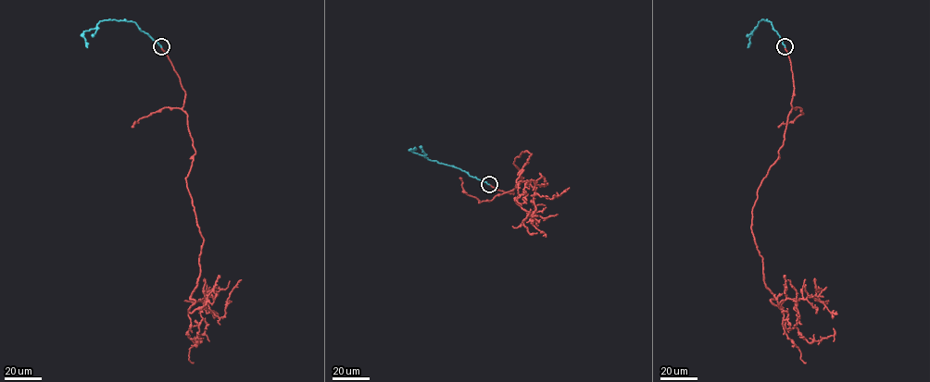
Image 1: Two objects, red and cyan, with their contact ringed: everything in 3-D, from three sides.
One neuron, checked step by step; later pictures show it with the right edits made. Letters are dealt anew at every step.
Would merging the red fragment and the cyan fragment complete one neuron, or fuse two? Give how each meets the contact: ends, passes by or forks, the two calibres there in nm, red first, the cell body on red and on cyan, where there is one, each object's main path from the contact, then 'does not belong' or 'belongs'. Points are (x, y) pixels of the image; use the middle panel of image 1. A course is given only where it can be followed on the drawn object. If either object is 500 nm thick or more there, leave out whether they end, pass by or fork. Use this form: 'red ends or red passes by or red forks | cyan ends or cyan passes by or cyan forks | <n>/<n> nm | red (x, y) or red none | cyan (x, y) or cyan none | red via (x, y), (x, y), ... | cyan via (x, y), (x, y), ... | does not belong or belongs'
red ends | cyan ends | 220/220 nm | red none | cyan none | red via (489, 184), (512, 193), (527, 151), (517, 183), (551, 199), (569, 188) | cyan via (489, 184), (451, 166), (413, 153), (411, 150), (415, 147) | belongs

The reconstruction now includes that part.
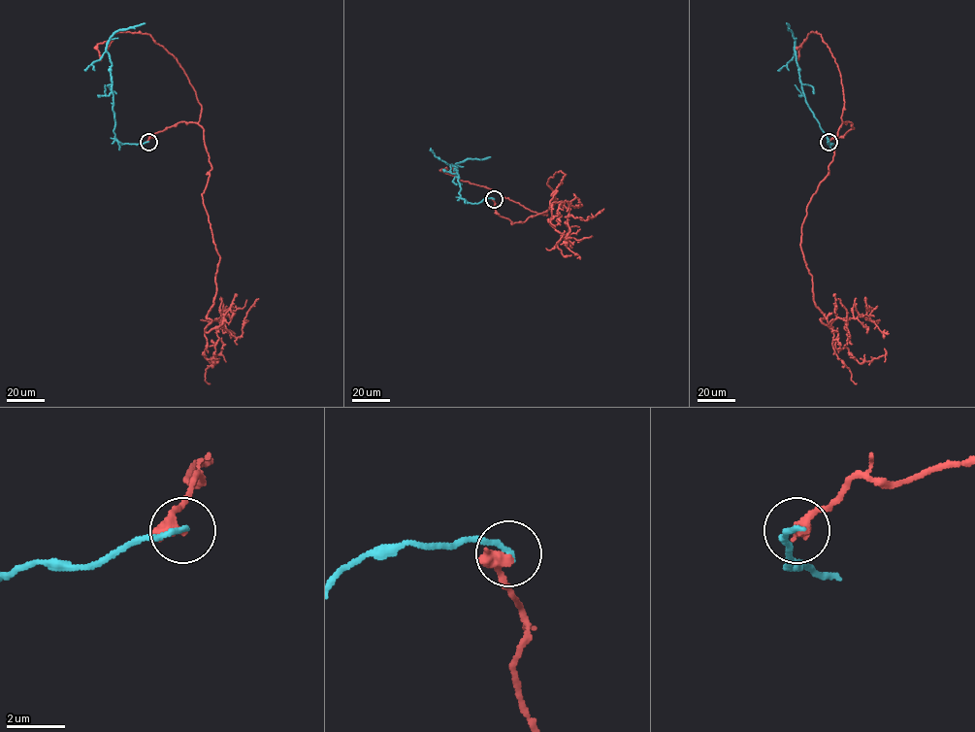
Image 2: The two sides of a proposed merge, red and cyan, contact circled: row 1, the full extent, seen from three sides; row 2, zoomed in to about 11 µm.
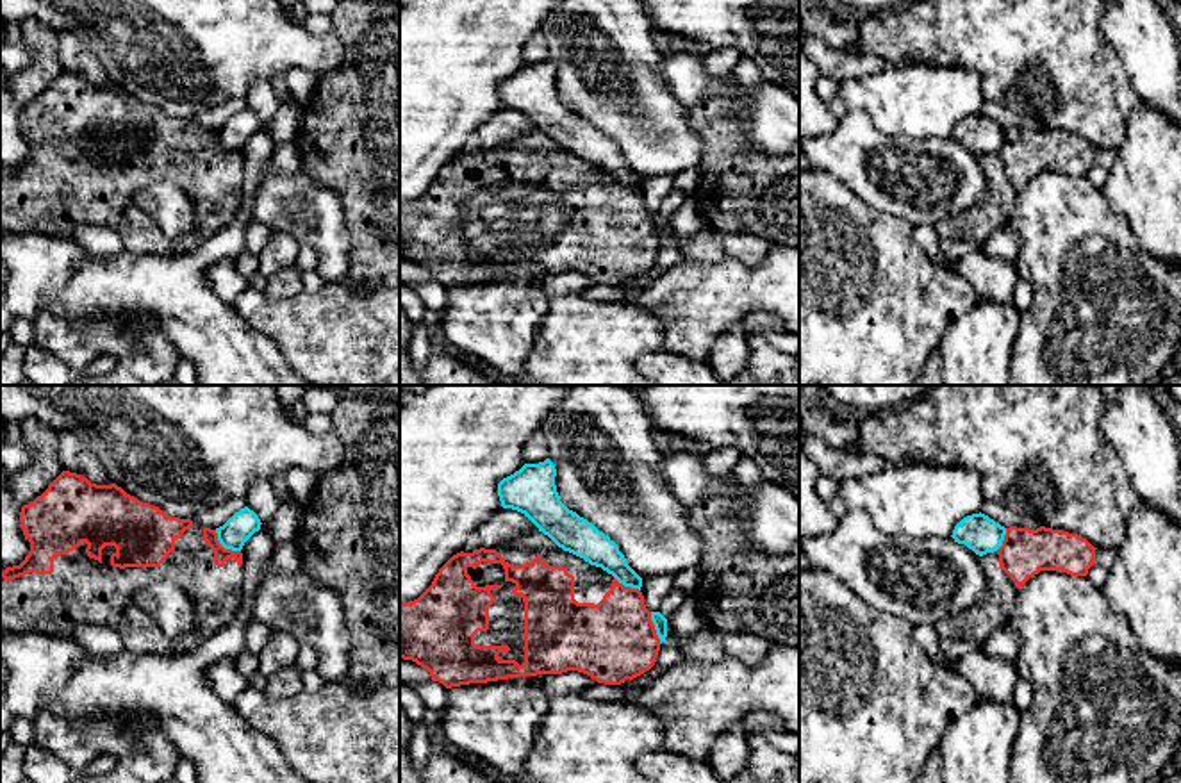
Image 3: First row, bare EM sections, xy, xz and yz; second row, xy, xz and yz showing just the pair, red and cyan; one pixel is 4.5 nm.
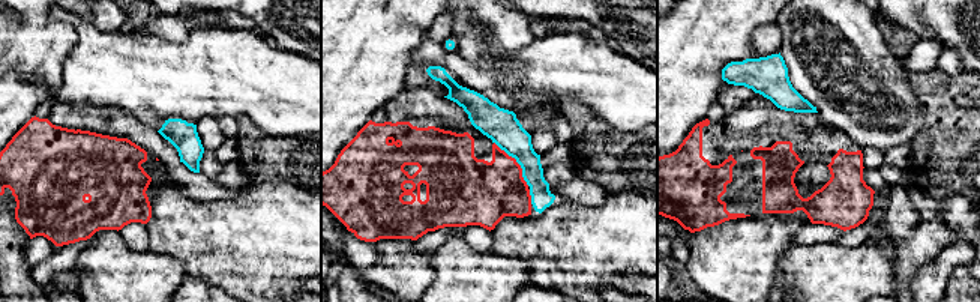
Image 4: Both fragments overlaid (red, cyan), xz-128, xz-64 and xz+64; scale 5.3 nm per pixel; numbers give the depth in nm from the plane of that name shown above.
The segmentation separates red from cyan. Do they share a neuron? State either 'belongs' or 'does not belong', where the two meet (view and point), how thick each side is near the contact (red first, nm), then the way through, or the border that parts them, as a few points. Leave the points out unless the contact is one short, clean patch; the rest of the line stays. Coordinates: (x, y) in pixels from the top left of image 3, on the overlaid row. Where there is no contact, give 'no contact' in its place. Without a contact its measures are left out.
does not belong; contact xy (222, 546); calibres 70 and 130 nm; border xy (214, 530), (225, 548), (239, 552)

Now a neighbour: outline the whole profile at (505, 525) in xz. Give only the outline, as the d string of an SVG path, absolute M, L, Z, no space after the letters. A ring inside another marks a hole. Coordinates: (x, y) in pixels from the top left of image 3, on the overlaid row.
M500 508L478 530L480 548L494 549L524 533L539 532L539 528L521 512Z

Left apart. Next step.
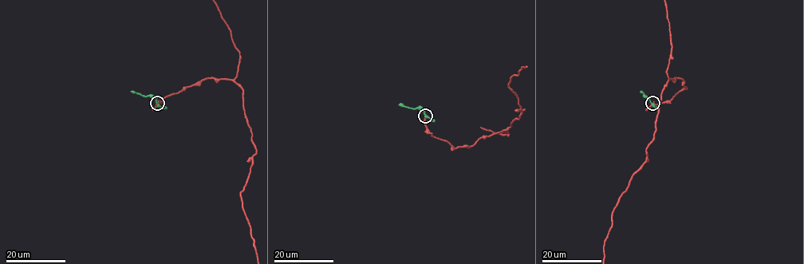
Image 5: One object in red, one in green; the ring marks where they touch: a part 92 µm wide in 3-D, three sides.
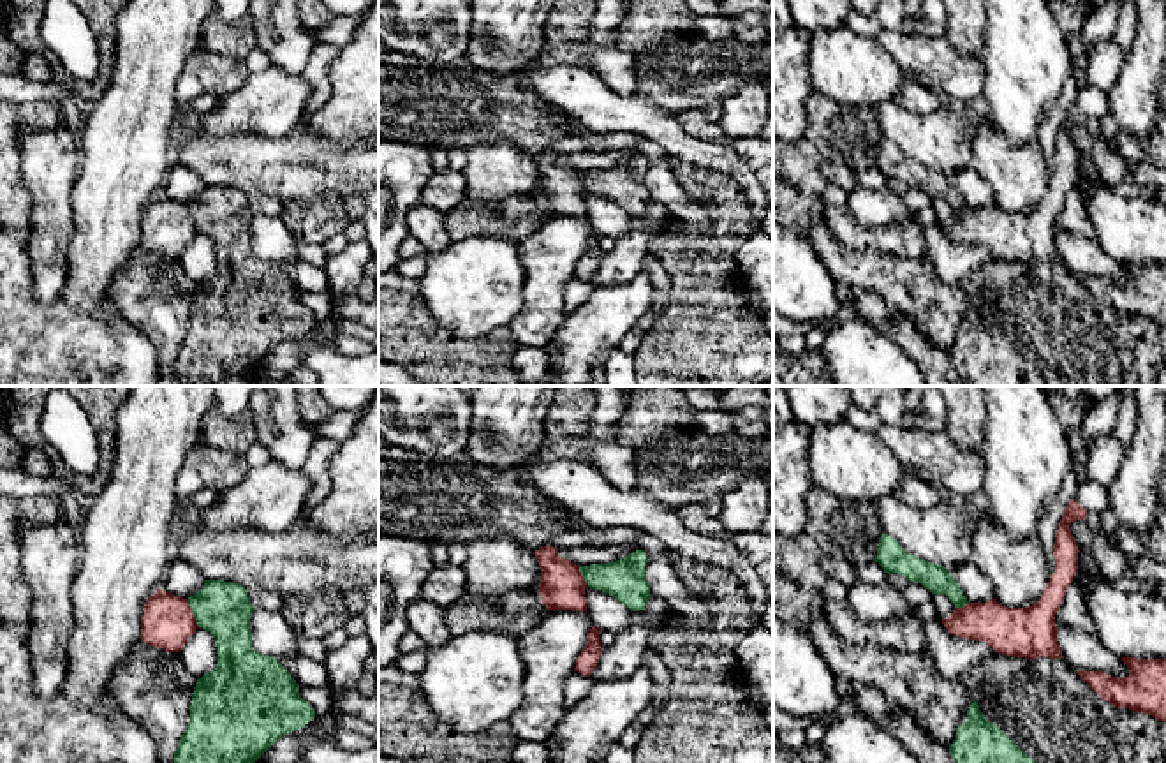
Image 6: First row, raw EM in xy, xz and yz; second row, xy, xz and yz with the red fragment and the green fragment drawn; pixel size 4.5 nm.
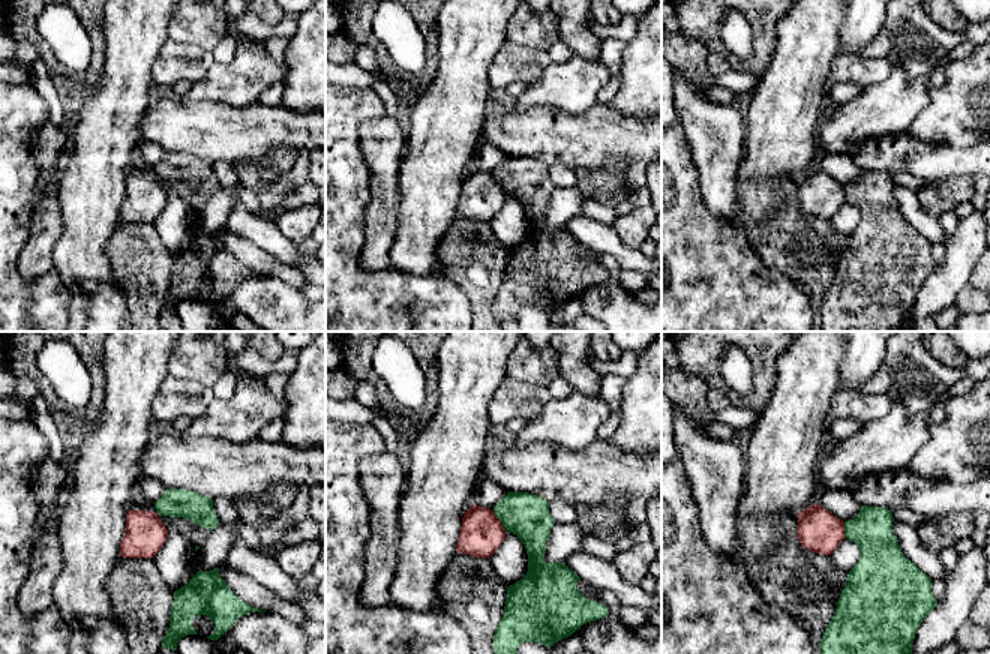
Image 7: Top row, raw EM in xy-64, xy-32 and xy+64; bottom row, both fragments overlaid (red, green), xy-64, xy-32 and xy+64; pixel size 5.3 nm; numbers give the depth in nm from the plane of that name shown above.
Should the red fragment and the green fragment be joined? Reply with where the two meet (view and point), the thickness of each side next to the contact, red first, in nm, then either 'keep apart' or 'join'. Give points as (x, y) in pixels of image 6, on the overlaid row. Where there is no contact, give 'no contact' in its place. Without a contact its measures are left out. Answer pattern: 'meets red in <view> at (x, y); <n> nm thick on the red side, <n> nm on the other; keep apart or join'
meets red in xy at (192, 614); 240 nm thick on the red side, 240 nm on the other; keep apart

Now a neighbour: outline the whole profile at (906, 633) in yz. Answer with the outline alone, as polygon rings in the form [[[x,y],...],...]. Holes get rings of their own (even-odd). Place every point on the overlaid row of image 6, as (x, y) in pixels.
[[[826,601],[824,617],[831,631],[858,647],[891,648],[895,652],[926,652],[926,633],[918,610],[886,622],[860,619],[847,601]]]

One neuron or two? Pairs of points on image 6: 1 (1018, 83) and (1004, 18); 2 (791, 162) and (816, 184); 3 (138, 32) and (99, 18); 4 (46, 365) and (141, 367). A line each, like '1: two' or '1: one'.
1: one
2: one
3: two
4: one

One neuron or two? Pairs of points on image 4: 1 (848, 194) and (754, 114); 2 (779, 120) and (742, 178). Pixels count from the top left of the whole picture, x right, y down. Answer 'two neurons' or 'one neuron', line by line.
1: one neuron
2: one neuron

